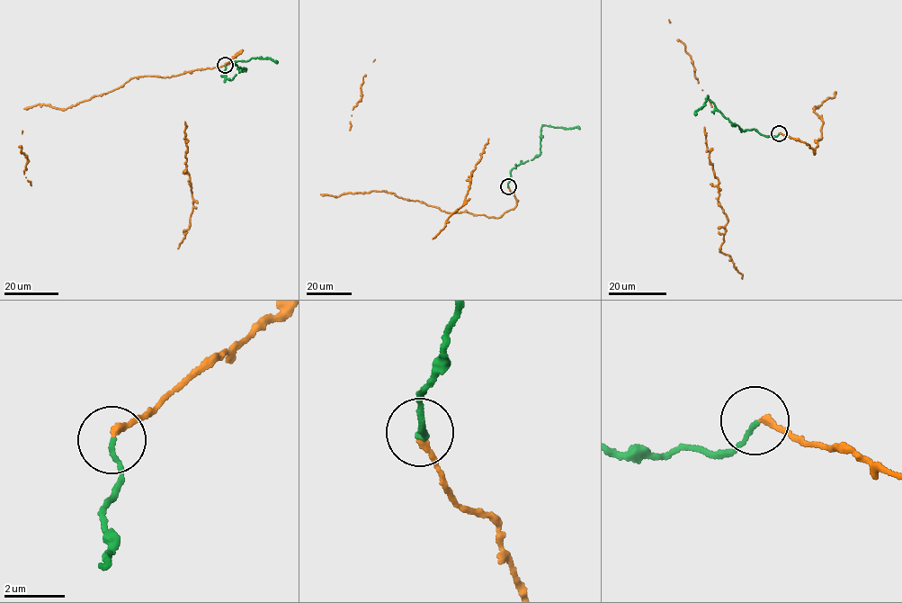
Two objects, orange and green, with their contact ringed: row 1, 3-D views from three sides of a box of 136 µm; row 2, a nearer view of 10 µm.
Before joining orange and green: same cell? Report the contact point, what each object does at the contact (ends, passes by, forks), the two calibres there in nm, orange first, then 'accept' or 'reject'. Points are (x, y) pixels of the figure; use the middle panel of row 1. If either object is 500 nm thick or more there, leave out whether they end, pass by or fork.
(508, 186) | orange ends | green ends | 200/140 nm | accept

